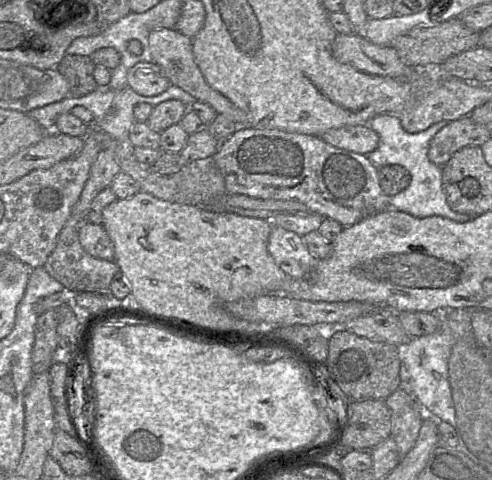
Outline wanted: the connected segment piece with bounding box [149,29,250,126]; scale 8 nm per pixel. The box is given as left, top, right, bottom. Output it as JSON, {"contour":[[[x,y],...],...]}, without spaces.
{"contour":[[[160,29],[150,33],[149,46],[153,59],[152,63],[160,67],[163,75],[172,85],[183,89],[192,95],[196,101],[207,103],[217,114],[227,116],[238,126],[250,126],[248,125],[248,117],[245,112],[211,88],[206,82],[193,55],[192,39],[184,36],[175,29]]]}

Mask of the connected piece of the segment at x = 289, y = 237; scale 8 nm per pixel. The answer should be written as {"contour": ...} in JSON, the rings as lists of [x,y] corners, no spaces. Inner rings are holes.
{"contour":[[[278,225],[272,226],[267,249],[275,263],[289,277],[305,277],[316,262],[303,243],[302,236]]]}

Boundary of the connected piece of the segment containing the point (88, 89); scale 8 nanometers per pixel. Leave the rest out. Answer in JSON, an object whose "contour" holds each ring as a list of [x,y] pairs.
{"contour":[[[65,55],[56,69],[69,84],[69,96],[86,96],[99,87],[94,79],[95,64],[88,56]]]}

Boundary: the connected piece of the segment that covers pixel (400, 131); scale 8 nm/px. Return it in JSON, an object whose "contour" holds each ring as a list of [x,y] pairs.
{"contour":[[[380,114],[365,123],[365,126],[374,130],[379,137],[377,148],[367,155],[377,168],[385,165],[411,167],[411,177],[409,175],[407,187],[389,197],[389,208],[409,213],[414,217],[442,216],[459,223],[470,221],[473,218],[470,215],[455,212],[450,208],[443,191],[442,167],[435,165],[428,158],[431,140],[448,123],[448,121],[440,121],[418,133],[405,131],[397,115]]]}

